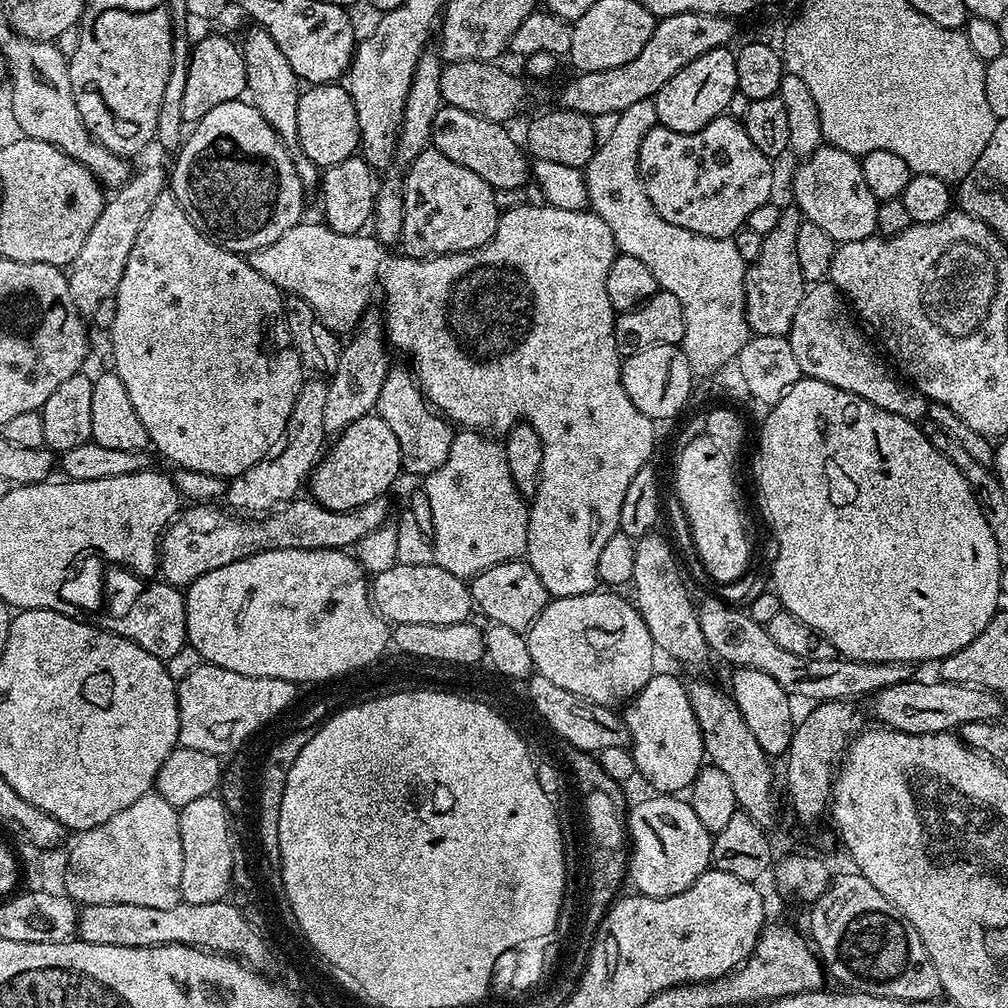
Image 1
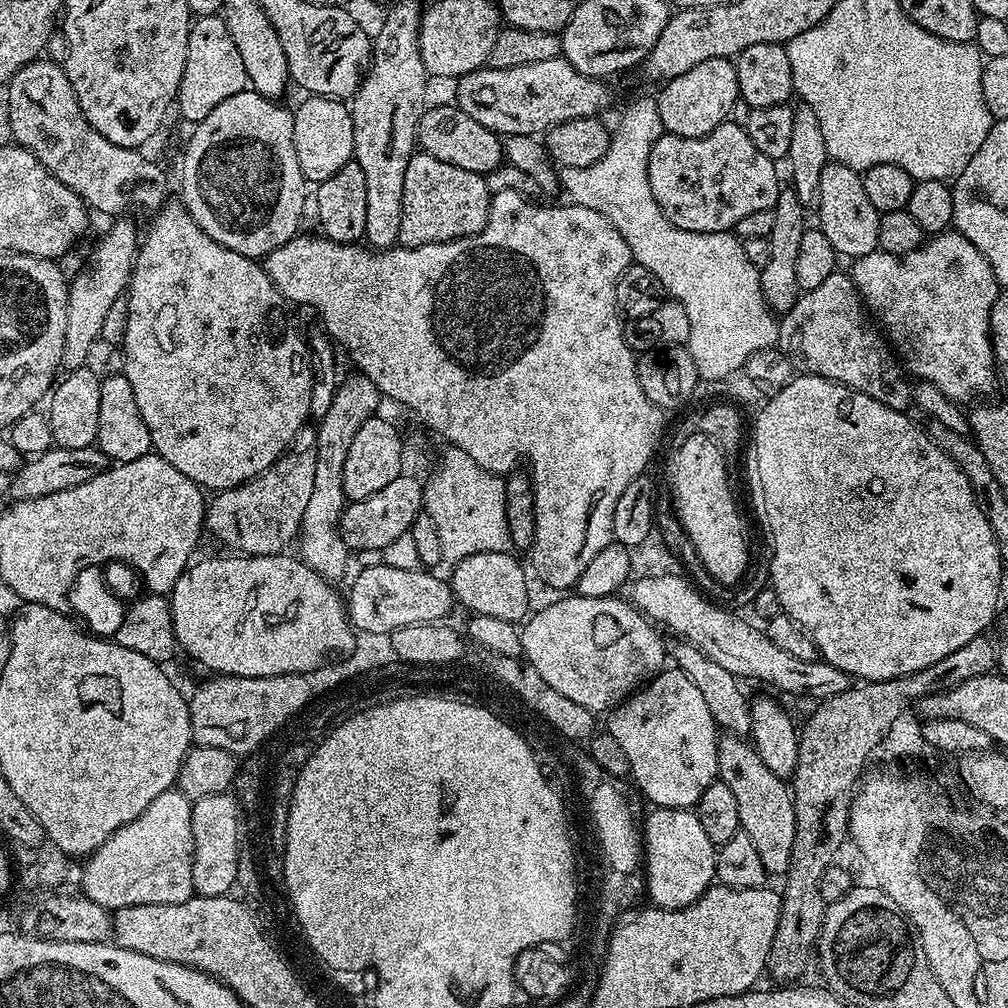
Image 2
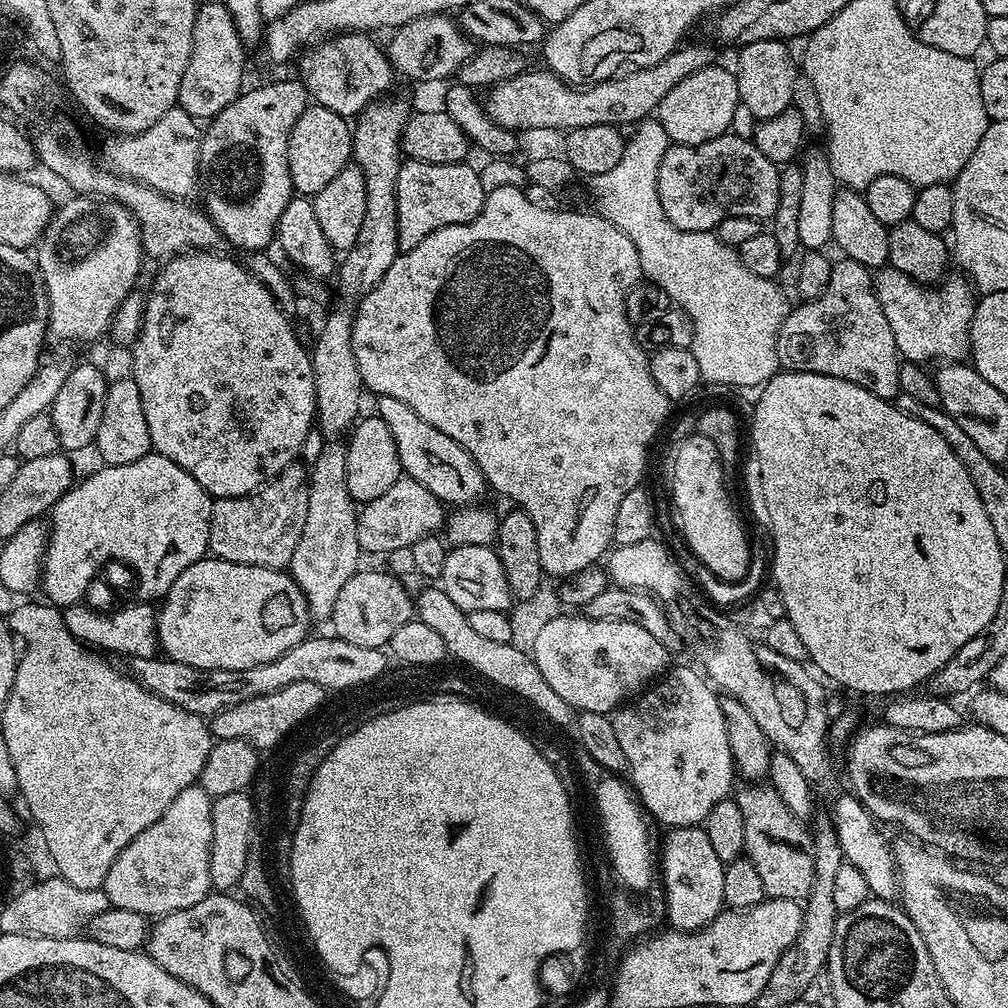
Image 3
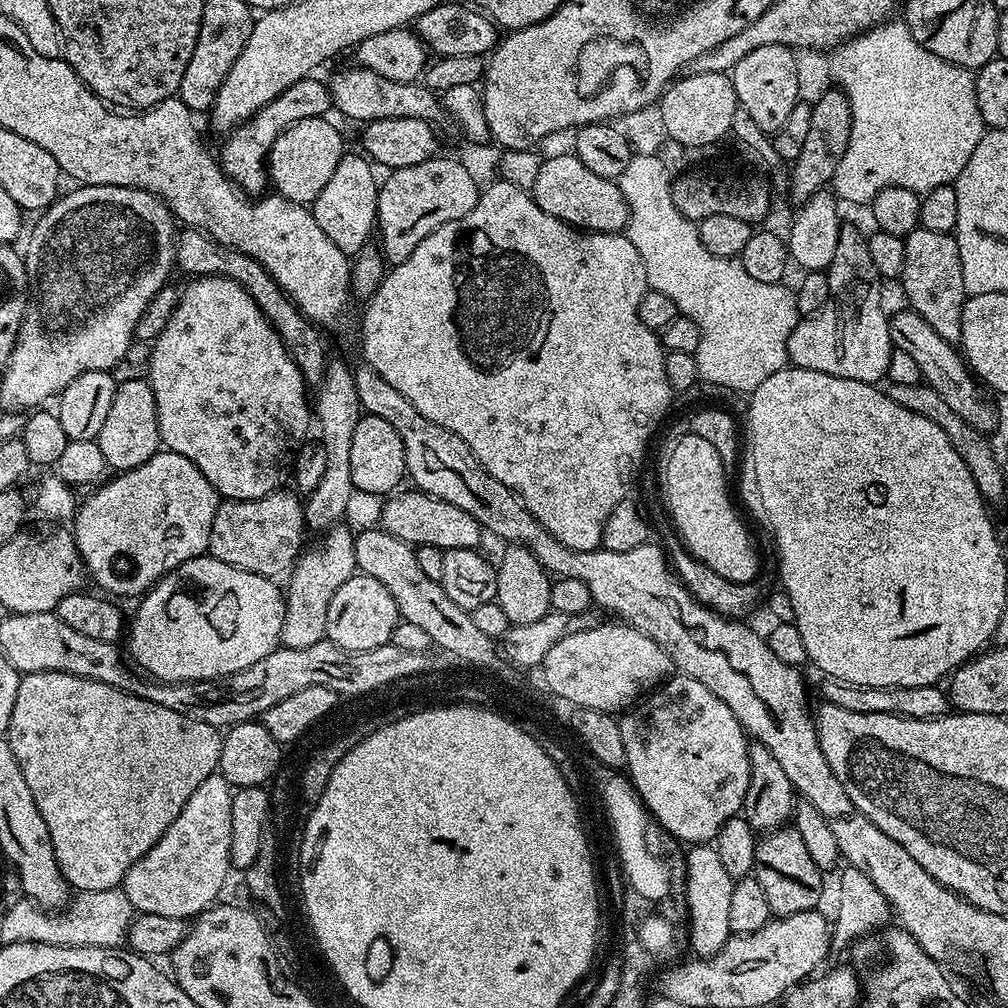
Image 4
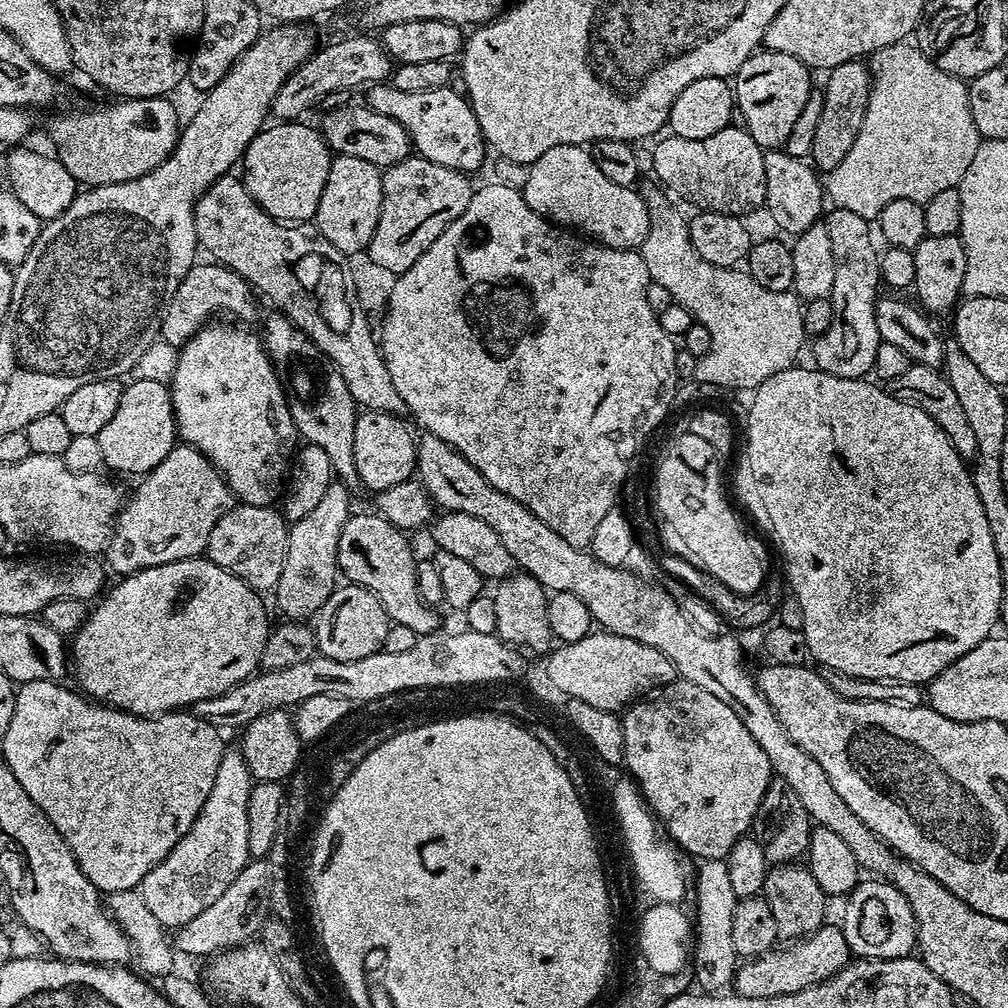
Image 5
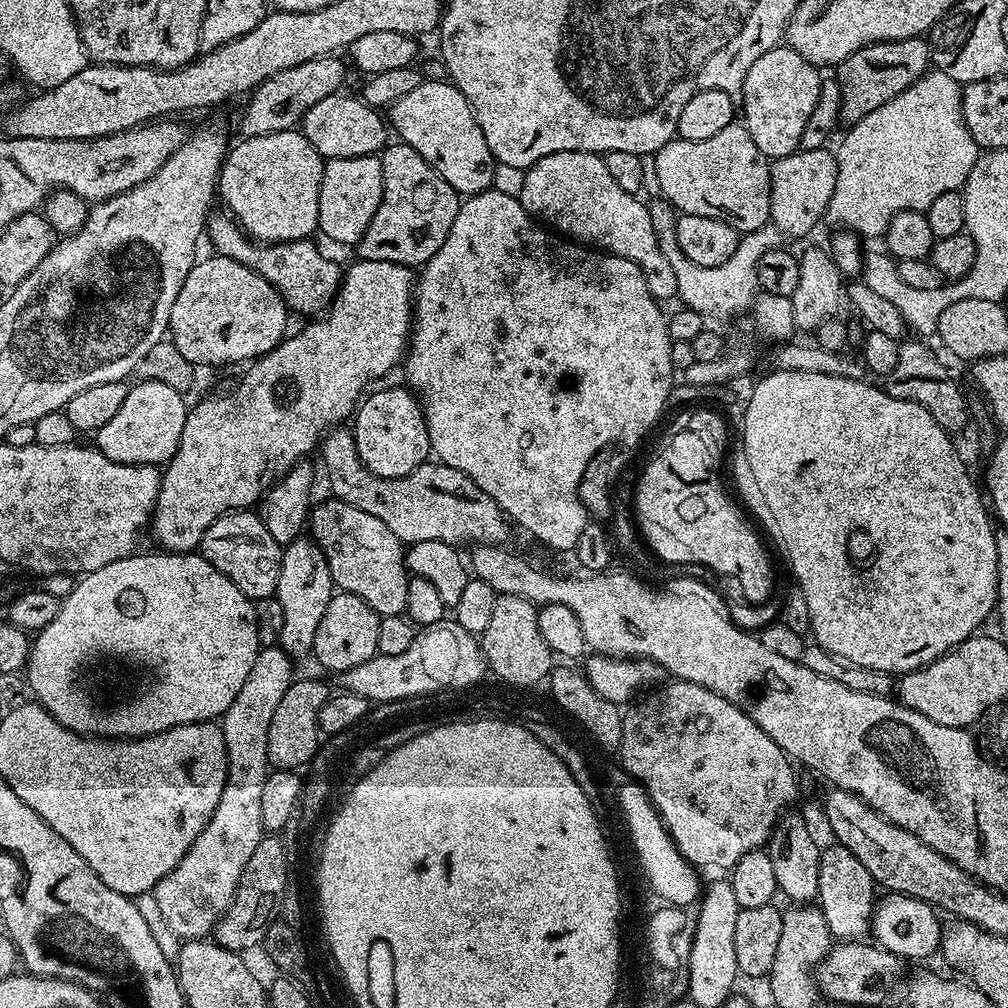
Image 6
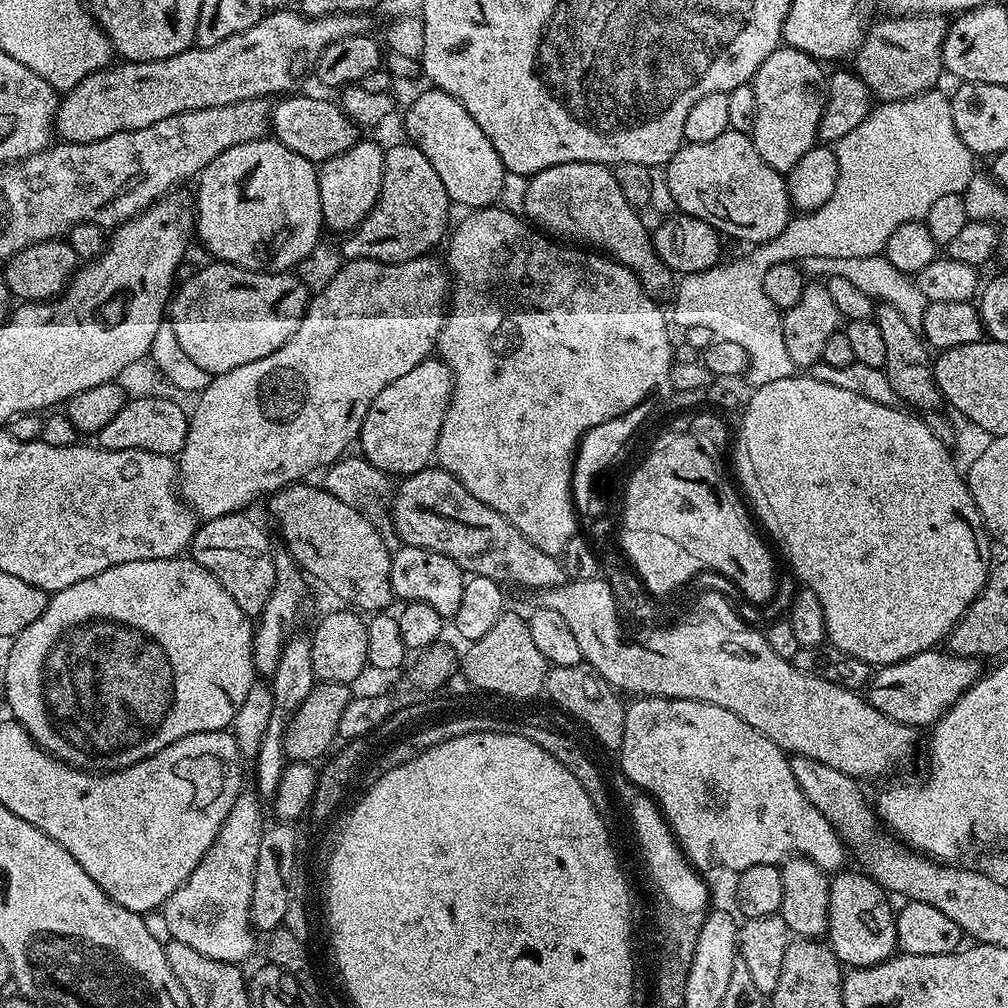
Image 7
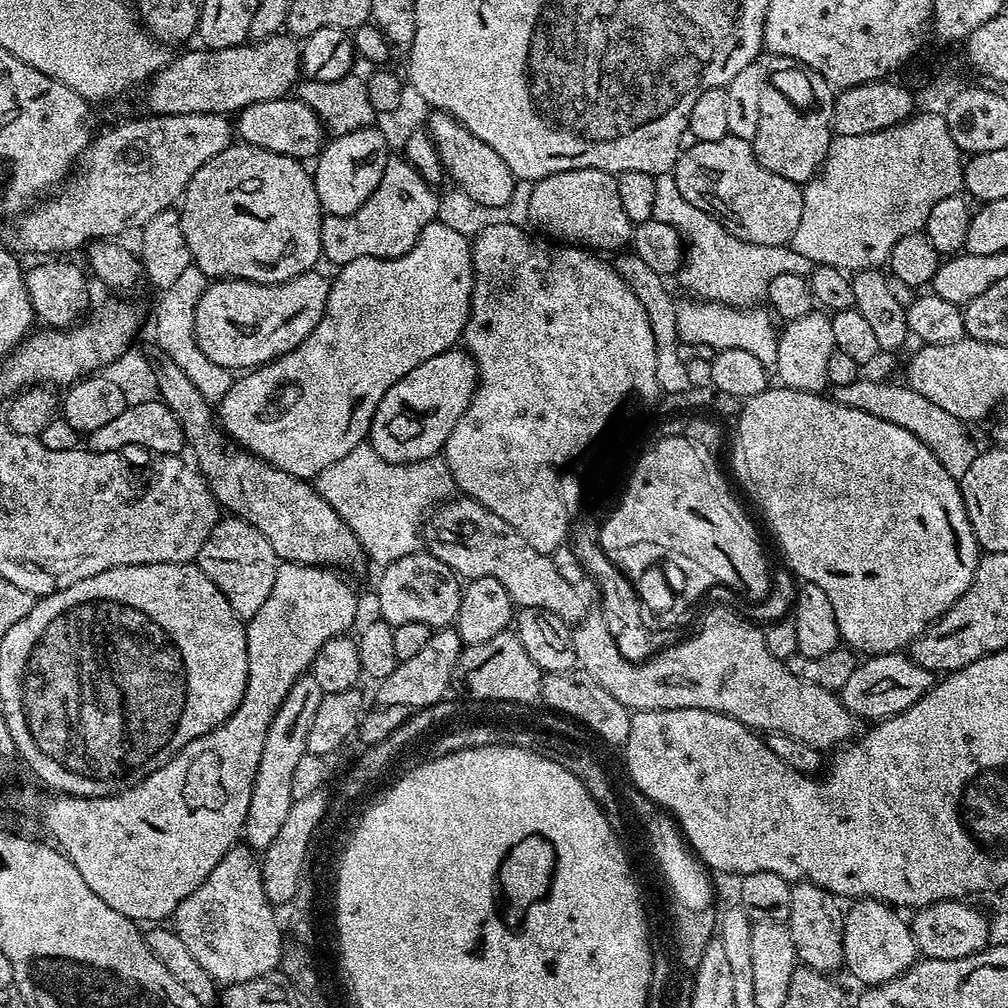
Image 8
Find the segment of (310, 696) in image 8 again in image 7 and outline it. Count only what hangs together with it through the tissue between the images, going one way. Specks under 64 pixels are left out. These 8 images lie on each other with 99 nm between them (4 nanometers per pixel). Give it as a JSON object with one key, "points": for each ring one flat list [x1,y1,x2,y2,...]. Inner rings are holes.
{"points":[[289,635,288,640,284,643,278,666,274,669,273,676,276,677,270,680,274,710,270,714,270,722,266,726,266,734,260,739,258,754,254,757,254,764,256,764,256,785,254,785,254,788,264,798,273,796,278,790,278,778,282,778,282,770,286,763,284,731,288,729,288,721,292,719,292,716,298,710,298,706,302,706,302,702,306,702,306,694,310,694,310,690,318,682,314,674,311,635,296,635]]}

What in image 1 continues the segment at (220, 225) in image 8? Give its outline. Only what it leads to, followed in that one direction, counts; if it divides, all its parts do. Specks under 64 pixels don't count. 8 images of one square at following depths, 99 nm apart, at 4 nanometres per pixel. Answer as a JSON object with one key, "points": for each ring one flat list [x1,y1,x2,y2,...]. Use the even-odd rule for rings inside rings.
{"points":[[340,82,305,87,298,98,298,148,302,155,310,162,314,162,317,169,323,170,357,155,359,146,358,114,354,110,354,102,347,87]]}

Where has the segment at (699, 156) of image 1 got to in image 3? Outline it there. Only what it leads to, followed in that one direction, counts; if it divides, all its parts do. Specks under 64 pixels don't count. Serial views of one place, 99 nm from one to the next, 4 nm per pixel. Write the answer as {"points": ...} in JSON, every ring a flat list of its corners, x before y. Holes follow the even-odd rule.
{"points":[[725,134,710,142,701,144,672,144,662,154,662,166,658,168,658,198,662,202,662,210,666,210,666,218,678,226,678,230,694,230,710,232,728,216,753,216,761,222,771,221,777,212,779,167,758,150,751,139]]}

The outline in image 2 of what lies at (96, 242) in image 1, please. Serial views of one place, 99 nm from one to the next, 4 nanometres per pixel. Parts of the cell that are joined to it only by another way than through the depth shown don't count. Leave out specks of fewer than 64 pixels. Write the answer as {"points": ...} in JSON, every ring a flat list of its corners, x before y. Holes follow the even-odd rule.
{"points":[[120,218,116,224,96,244,92,252,92,268,80,272,76,281,71,281,68,290,68,310,66,314,66,346,63,367,71,370,85,367,92,347,98,344,102,334,102,324,114,300,125,295,128,281,132,278,132,266,136,263,138,232,131,219]]}

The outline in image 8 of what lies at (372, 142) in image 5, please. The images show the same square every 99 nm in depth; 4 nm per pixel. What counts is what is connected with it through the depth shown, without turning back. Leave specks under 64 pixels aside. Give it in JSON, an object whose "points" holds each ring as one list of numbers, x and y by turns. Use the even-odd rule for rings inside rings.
{"points":[[299,98,267,100,246,106,235,117,234,132,243,143,253,144,255,148,270,150,274,154,289,156,301,162,308,162,319,156,320,149,326,143,326,133,318,114]]}

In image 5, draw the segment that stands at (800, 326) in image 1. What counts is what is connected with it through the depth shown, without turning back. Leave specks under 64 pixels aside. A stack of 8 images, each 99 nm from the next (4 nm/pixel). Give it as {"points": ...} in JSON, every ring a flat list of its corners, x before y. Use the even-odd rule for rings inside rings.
{"points":[[838,207,829,209,823,224,829,231,831,250,834,253,834,286,829,300,834,310,830,326,814,341,815,367,836,377,863,379,872,372,874,357,881,344,874,317,876,301,882,286,879,249,871,236,871,223,852,210],[829,210,831,210,829,212]]}

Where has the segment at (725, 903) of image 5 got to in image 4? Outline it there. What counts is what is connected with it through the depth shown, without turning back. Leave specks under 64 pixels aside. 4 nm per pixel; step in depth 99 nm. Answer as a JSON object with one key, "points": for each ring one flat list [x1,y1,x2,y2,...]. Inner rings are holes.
{"points":[[711,843,698,844,687,849,688,861,684,864,684,900,688,903,688,940,692,943,692,948,697,957,711,958,720,952,720,948,733,935,730,930,730,894,734,878,726,874,726,869,722,867,715,847]]}

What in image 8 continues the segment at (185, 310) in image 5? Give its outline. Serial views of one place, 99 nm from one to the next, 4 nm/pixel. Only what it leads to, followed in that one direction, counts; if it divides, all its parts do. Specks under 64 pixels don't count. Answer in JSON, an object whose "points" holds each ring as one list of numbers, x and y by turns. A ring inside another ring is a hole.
{"points":[[317,269,296,275,286,283,276,284,251,283,236,277,215,279,209,283,195,308,197,343,206,358,232,372,252,370,261,364,267,364,298,347,313,332,328,305,330,284,331,279]]}

